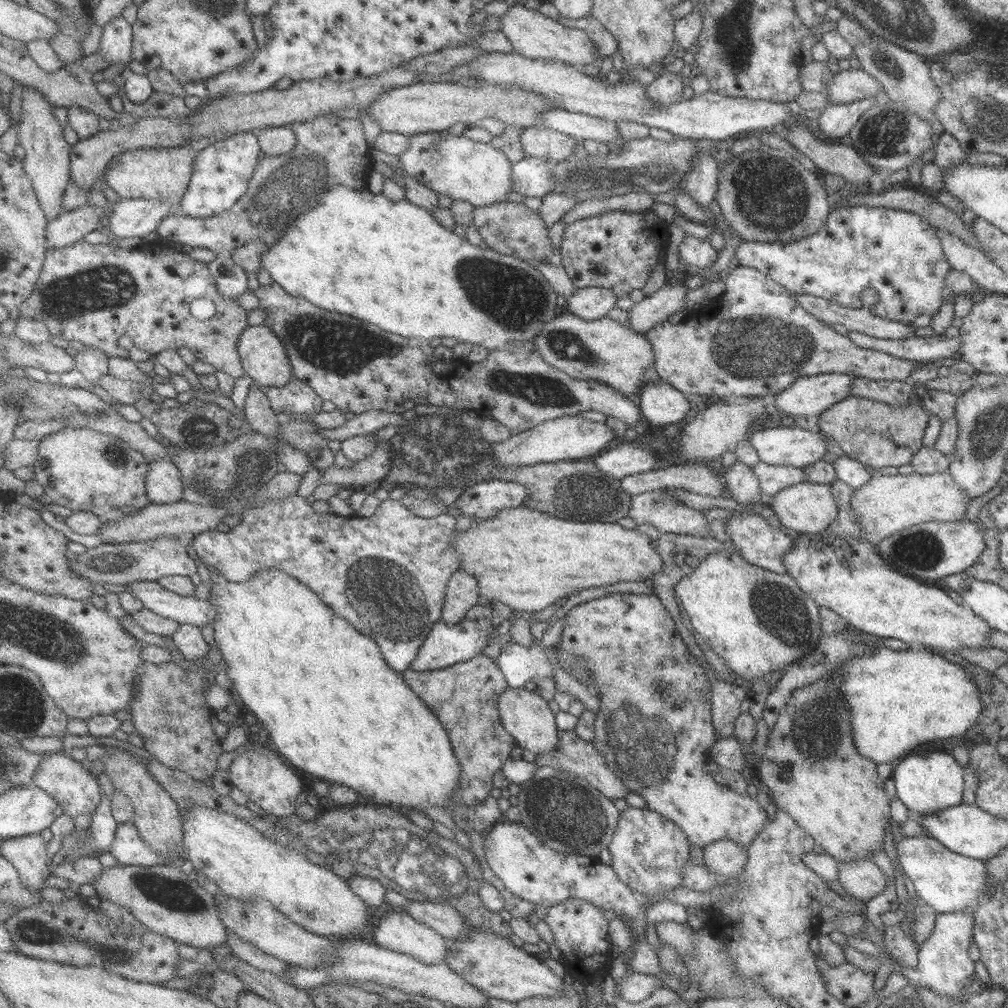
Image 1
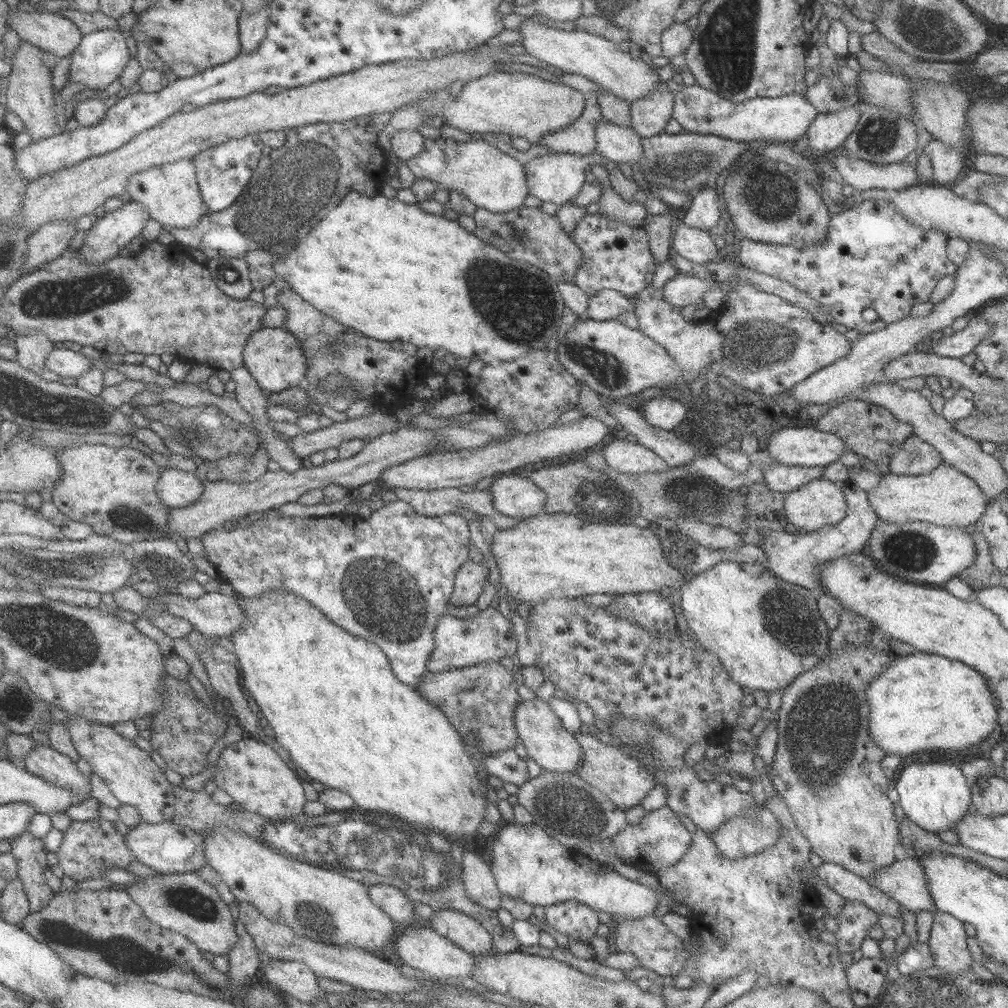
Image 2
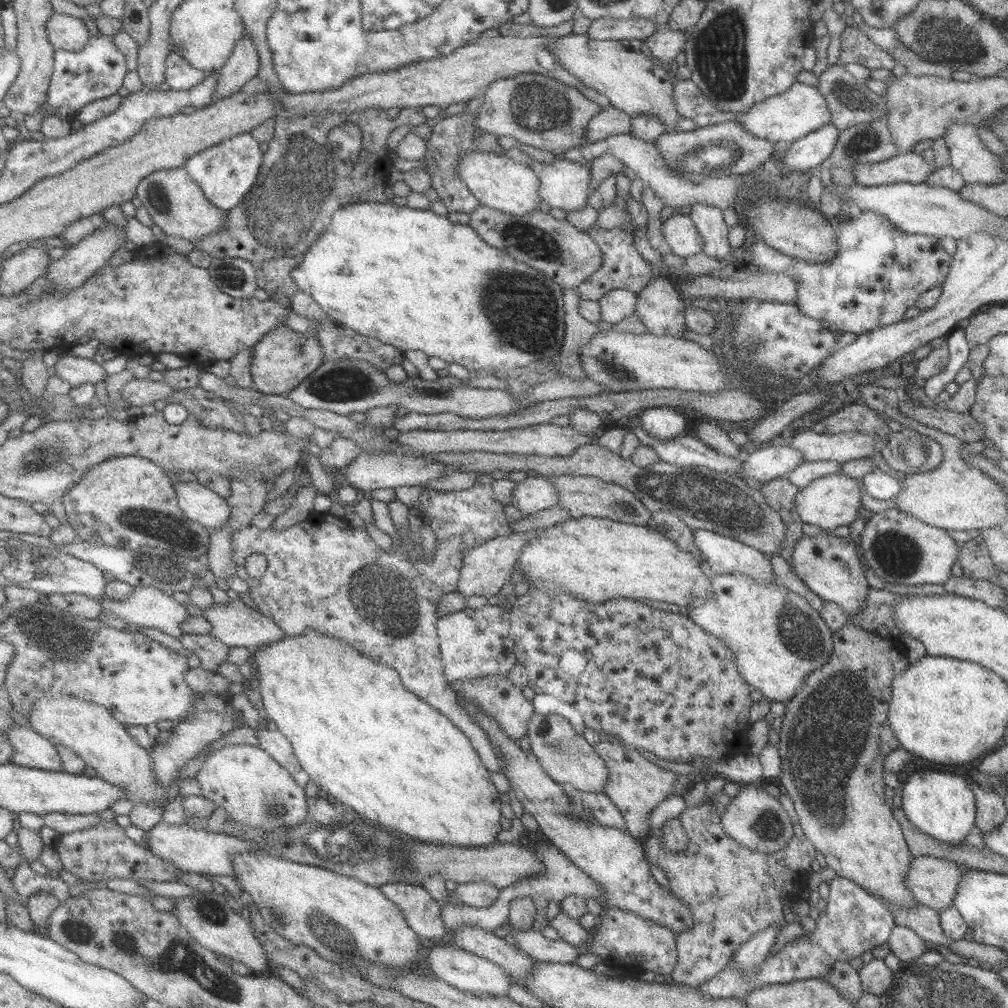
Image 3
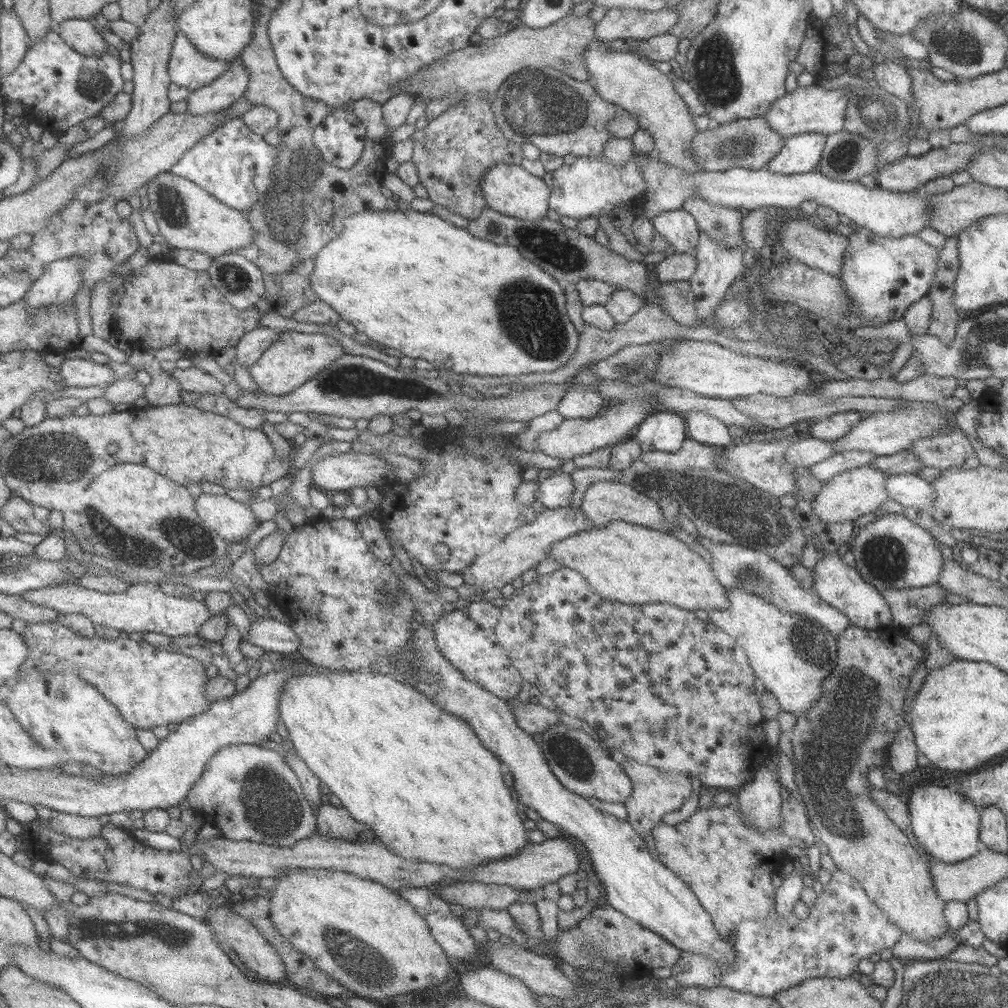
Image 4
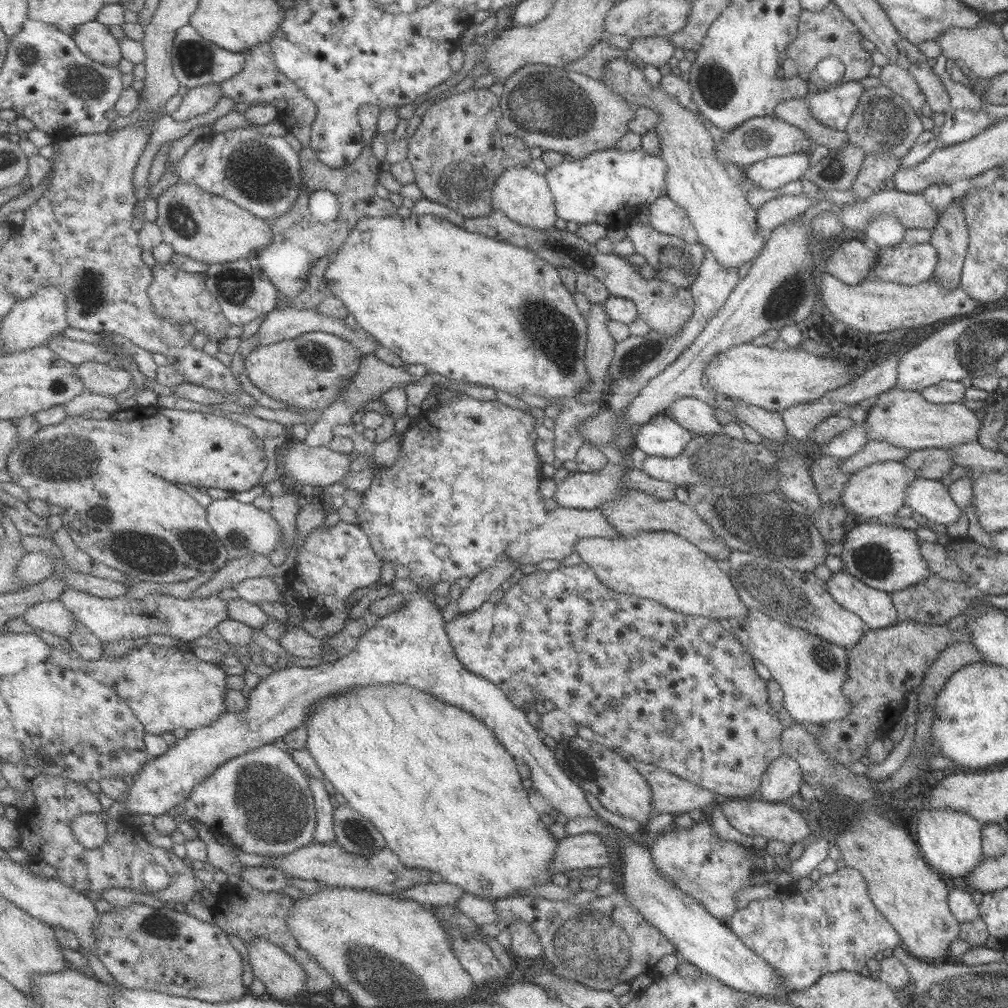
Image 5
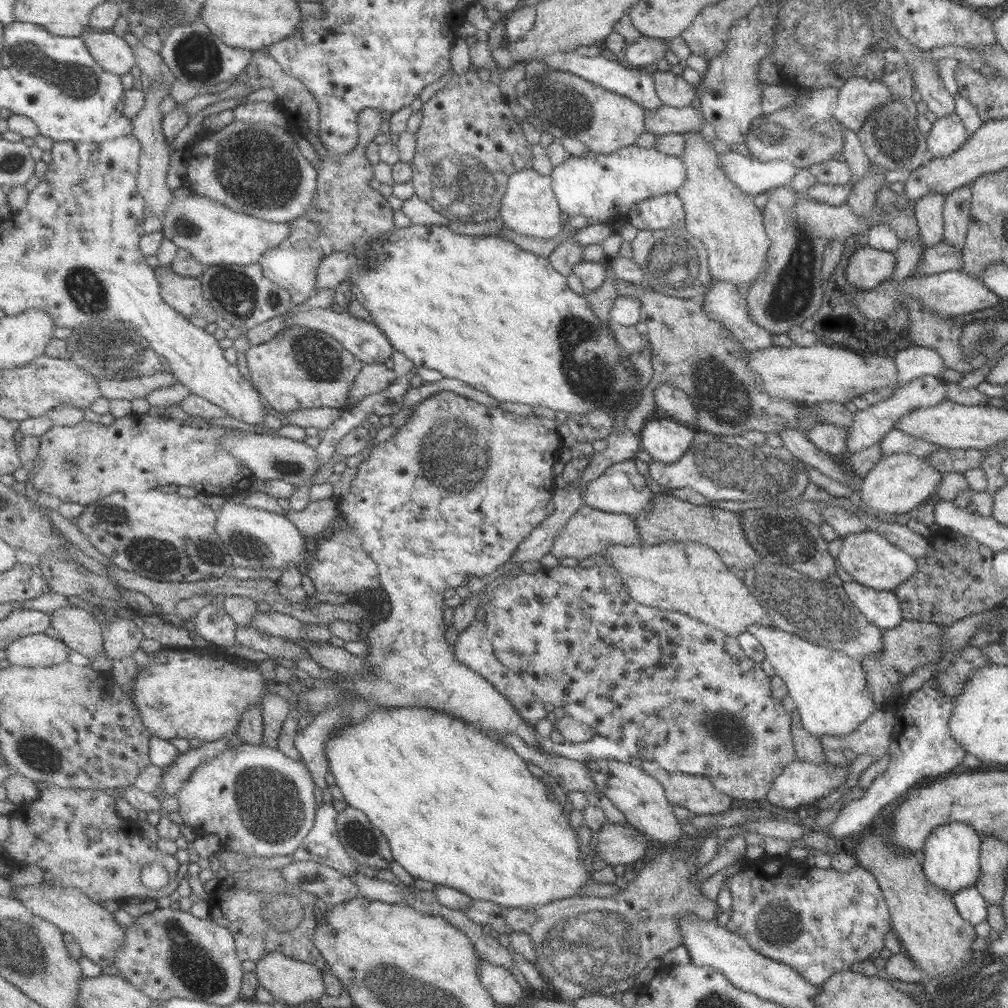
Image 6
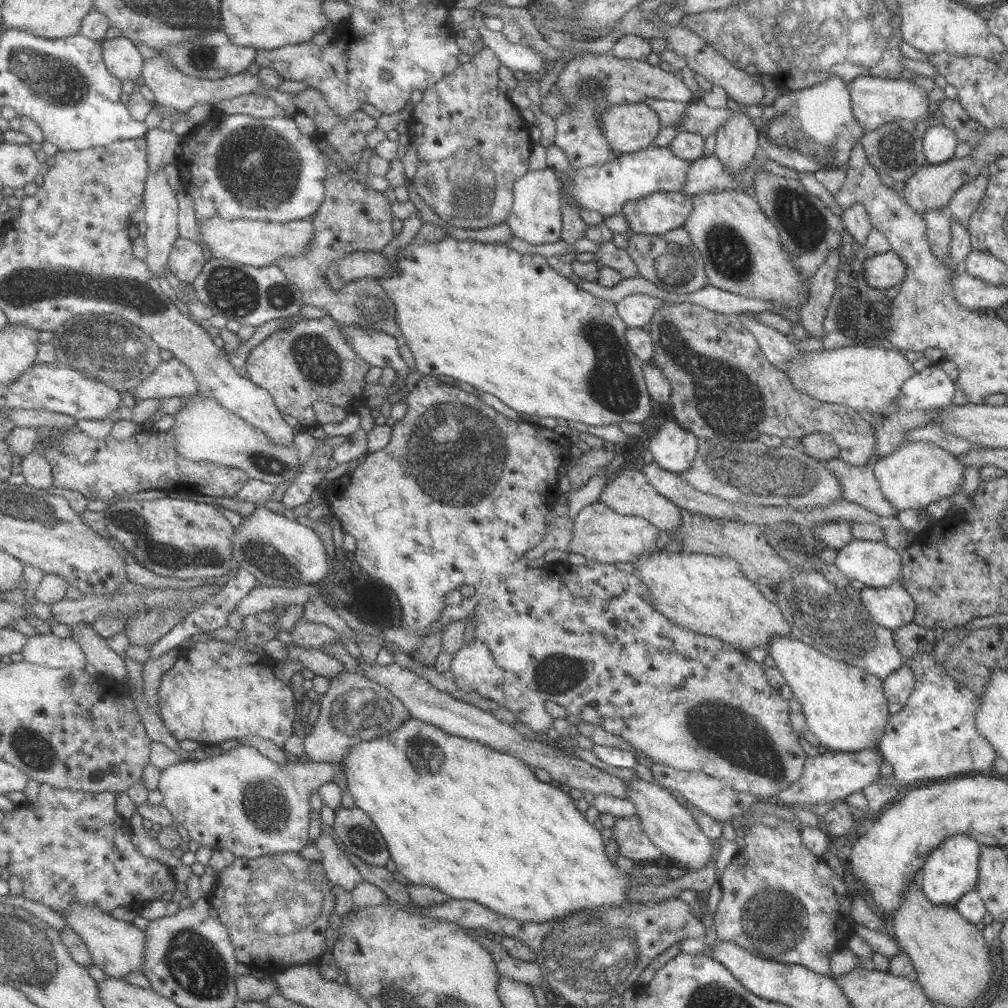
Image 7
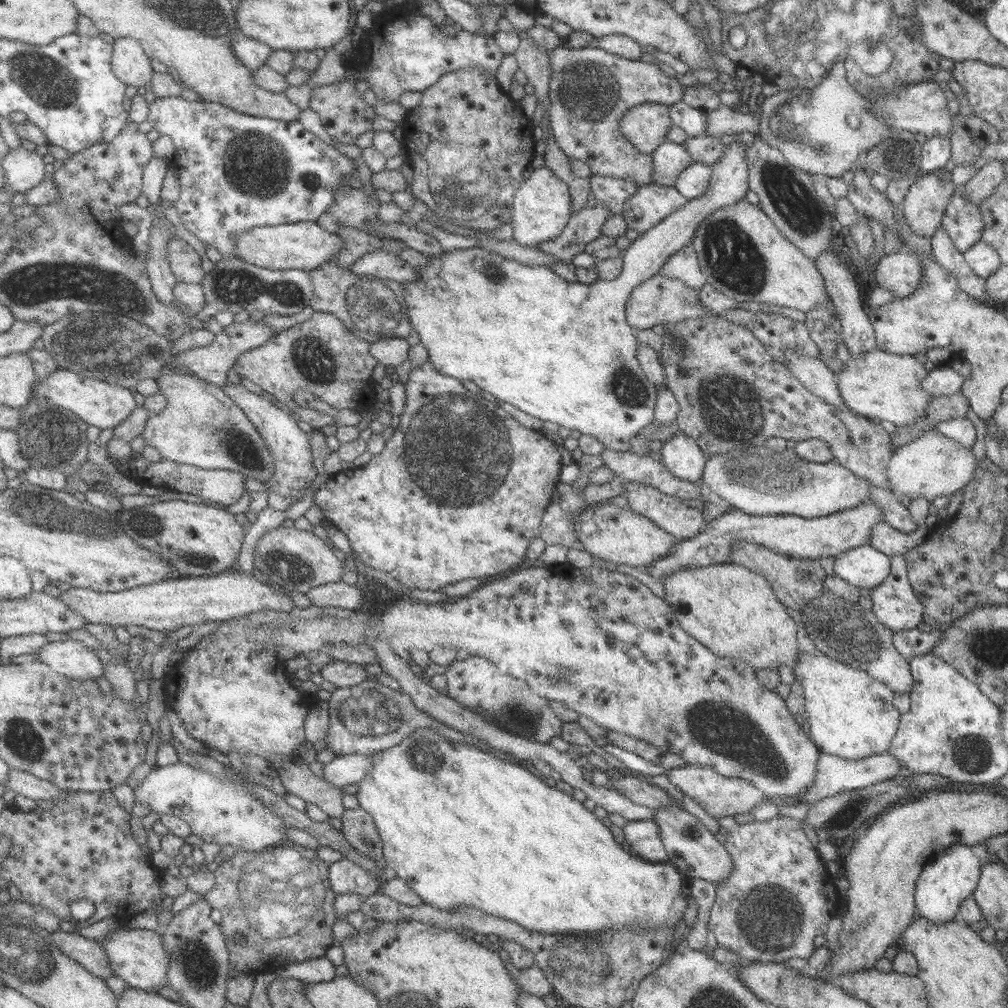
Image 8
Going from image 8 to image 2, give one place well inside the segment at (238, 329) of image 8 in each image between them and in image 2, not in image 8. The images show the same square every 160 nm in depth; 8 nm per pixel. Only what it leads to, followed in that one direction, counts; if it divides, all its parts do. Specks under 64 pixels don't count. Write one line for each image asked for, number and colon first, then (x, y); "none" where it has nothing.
2: (64, 362)
3: (76, 370)
4: (79, 372)
5: (99, 377)
6: (140, 386)
7: (173, 378)

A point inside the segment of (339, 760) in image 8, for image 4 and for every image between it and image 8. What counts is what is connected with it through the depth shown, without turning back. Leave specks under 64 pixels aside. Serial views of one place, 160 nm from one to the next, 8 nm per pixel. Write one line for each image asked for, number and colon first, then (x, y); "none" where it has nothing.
4: (247, 789)
5: (261, 801)
6: (260, 802)
7: (238, 800)

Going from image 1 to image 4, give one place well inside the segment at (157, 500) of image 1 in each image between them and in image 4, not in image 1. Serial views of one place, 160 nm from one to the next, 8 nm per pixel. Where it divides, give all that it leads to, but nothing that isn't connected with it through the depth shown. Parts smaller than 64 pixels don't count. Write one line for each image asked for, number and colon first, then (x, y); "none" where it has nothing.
2: (178, 488)
3: (201, 504)
4: (232, 520)

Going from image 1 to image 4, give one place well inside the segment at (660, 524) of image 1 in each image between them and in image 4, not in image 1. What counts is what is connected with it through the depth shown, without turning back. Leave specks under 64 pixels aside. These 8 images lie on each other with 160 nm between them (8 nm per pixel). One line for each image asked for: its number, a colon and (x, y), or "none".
2: (716, 538)
3: (724, 555)
4: (734, 566)

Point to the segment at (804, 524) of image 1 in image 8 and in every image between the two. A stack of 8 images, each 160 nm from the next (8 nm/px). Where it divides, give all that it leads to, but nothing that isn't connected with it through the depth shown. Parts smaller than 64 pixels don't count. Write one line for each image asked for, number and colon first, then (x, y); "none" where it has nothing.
2: (819, 503)
3: (830, 501)
4: (853, 493)
5: (878, 490)
6: (897, 483)
7: (916, 473)
8: (931, 465)

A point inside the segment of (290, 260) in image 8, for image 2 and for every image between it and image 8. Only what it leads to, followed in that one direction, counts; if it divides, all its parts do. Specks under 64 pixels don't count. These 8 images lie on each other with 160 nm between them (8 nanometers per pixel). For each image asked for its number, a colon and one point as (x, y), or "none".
2: (171, 192)
3: (177, 204)
4: (189, 217)
5: (209, 228)
6: (216, 234)
7: (256, 243)

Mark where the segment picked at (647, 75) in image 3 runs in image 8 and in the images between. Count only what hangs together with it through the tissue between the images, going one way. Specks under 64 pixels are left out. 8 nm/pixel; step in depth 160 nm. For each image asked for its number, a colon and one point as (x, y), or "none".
4: (630, 82)
5: (723, 221)
6: (722, 217)
7: (739, 247)
8: (742, 255)

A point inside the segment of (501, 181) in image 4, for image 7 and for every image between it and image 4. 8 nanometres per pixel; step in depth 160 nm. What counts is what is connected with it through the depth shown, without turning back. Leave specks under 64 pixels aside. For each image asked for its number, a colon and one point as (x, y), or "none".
5: (522, 195)
6: (528, 206)
7: (535, 216)

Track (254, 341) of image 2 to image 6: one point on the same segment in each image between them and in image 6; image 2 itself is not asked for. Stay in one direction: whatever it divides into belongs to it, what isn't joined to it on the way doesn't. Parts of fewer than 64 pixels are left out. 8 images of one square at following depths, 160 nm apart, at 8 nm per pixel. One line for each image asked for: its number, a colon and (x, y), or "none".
3: (280, 360)
4: (293, 357)
5: (305, 371)
6: (298, 368)

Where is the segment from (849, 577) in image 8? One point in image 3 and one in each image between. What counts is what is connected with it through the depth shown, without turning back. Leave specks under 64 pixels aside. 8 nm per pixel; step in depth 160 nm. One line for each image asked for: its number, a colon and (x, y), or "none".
3: (900, 549)
4: (890, 551)
5: (887, 558)
6: (870, 560)
7: (874, 564)

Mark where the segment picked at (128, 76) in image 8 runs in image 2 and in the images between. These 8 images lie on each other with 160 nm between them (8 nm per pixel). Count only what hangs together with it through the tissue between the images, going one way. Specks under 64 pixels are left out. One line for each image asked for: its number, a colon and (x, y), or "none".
2: (53, 32)
3: (68, 33)
4: (78, 33)
5: (94, 39)
6: (110, 51)
7: (122, 56)

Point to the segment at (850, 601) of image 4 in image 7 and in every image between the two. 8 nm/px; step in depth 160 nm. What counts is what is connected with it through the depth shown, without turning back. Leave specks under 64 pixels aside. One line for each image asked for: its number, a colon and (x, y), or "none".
5: (875, 608)
6: (881, 608)
7: (890, 607)

